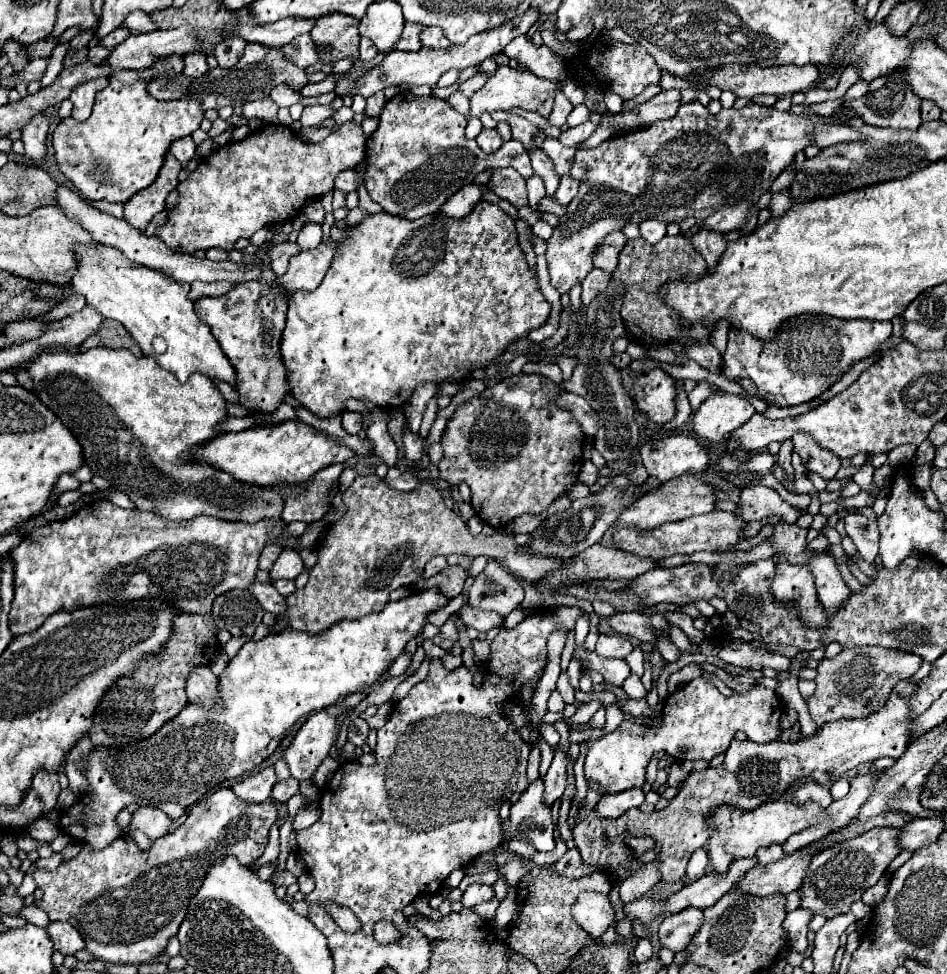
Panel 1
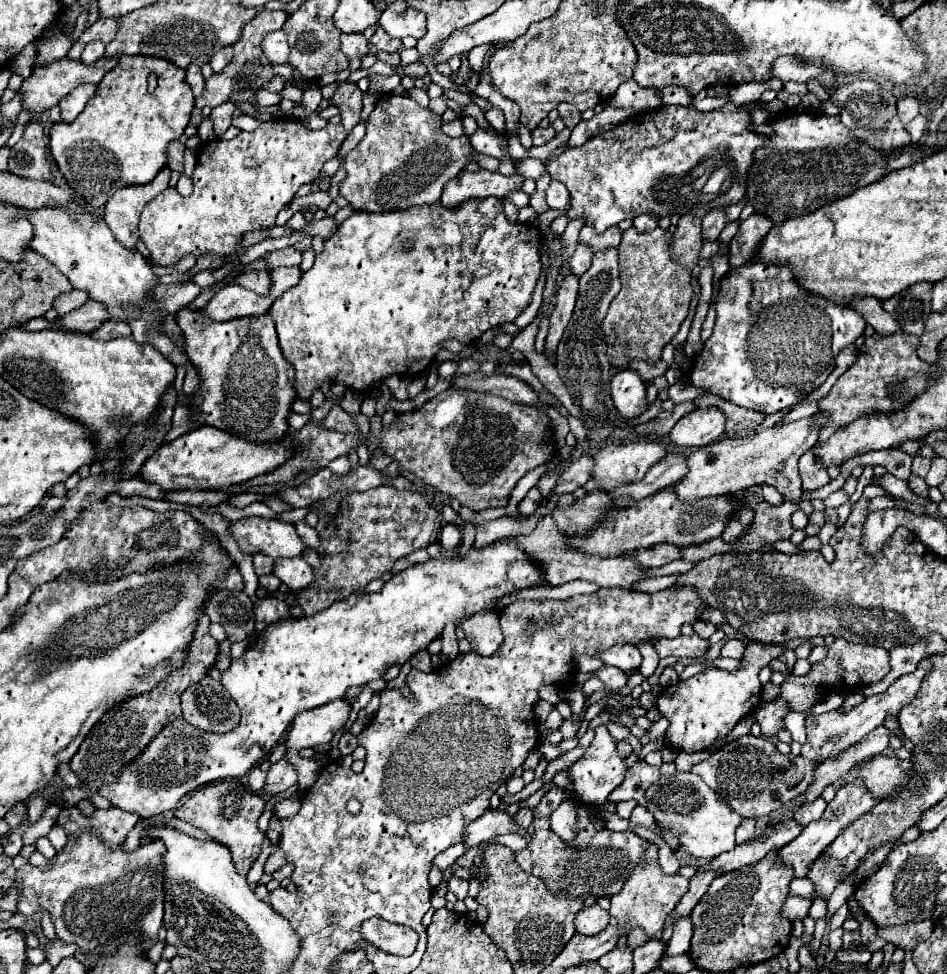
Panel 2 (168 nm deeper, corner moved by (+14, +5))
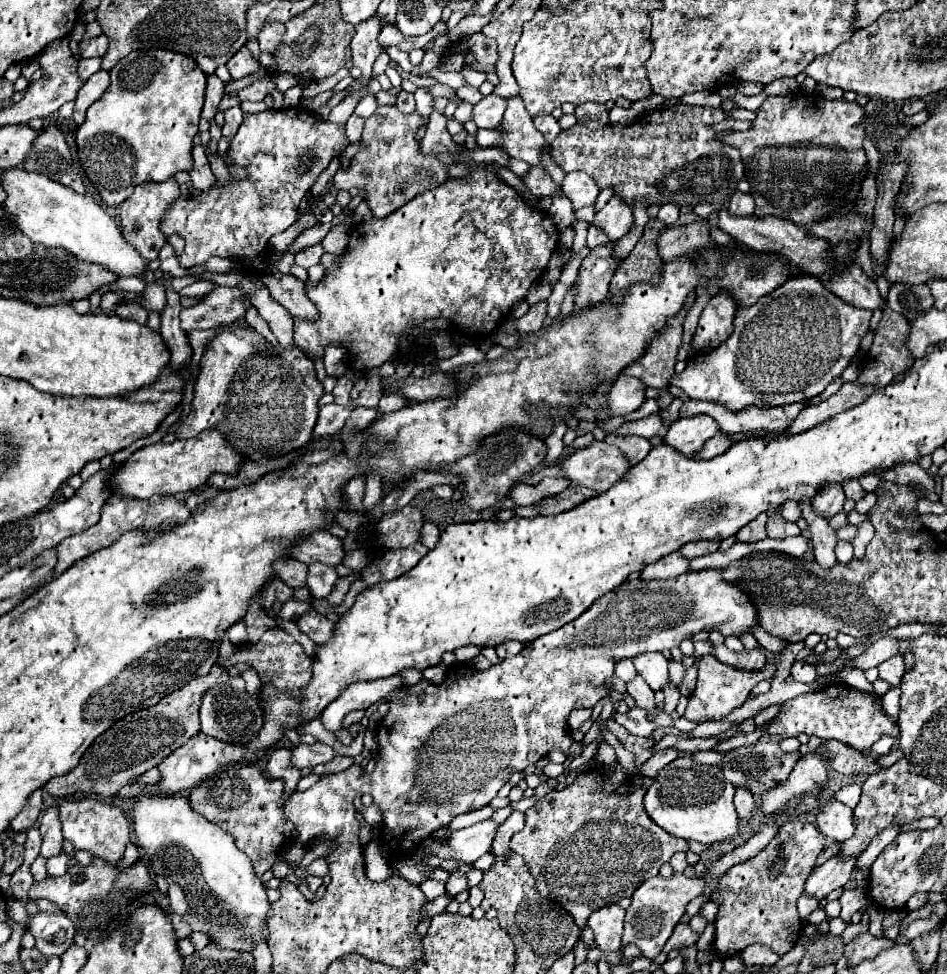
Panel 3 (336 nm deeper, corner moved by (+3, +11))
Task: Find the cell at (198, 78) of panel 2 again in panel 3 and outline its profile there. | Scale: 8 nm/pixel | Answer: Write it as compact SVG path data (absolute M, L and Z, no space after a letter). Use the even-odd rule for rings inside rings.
M209 74L207 76L207 88L205 88L205 106L203 106L203 116L211 122L215 112L217 112L217 106L225 94L225 84L215 76L215 74Z

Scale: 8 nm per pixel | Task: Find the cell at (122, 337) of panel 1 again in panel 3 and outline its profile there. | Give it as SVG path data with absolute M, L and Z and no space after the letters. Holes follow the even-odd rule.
M127 302L127 304L121 304L115 308L115 316L119 316L121 320L135 320L139 324L145 324L147 322L147 312L145 308L133 304L133 302Z

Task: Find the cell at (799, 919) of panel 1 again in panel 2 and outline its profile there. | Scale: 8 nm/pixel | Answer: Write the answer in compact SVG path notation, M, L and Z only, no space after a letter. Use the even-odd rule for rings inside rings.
M788 896L786 902L784 902L784 908L782 908L782 916L790 918L792 922L804 920L808 916L810 906L812 906L812 900L806 900L806 898L800 898L800 896Z

